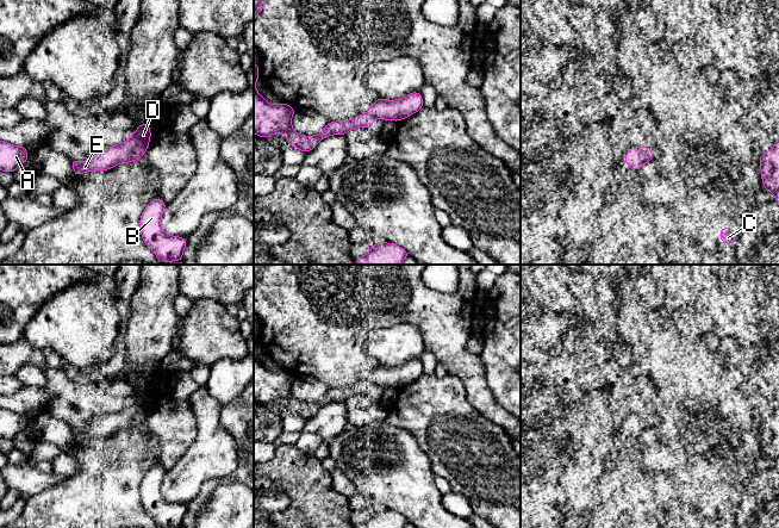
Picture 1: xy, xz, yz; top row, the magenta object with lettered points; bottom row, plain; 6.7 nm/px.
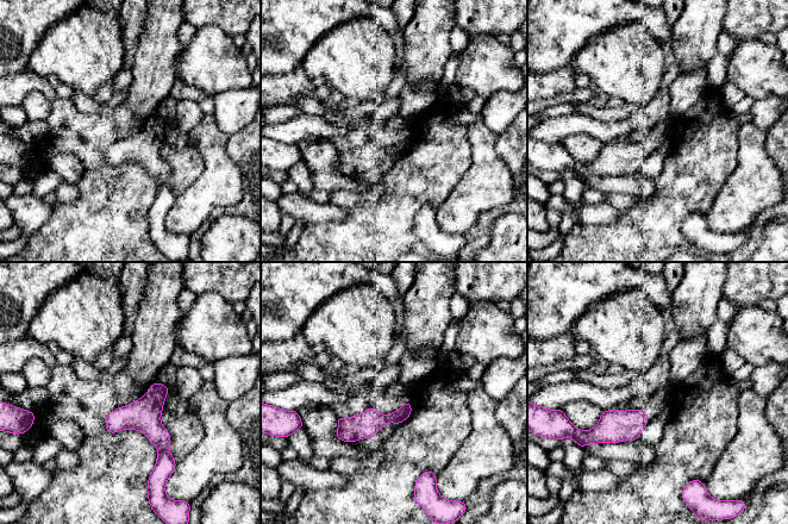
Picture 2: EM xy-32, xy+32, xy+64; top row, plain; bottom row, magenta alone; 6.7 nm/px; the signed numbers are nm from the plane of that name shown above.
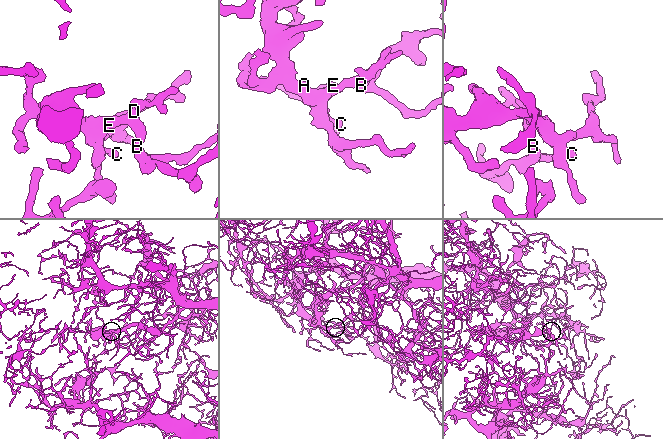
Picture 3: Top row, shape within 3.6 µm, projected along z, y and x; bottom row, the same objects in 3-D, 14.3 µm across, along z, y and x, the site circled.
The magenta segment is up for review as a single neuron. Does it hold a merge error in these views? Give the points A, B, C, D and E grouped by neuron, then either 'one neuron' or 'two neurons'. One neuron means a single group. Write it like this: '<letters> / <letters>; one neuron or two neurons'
A B C D E; one neuron

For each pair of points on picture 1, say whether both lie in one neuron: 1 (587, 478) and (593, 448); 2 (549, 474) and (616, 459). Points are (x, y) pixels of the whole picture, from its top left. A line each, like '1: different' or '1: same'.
1: same
2: different

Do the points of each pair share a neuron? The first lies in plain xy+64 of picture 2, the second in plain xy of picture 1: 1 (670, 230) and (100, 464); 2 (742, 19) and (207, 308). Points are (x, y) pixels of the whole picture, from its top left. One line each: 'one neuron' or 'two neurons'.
1: one neuron
2: two neurons

